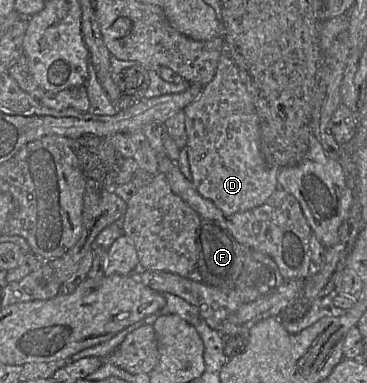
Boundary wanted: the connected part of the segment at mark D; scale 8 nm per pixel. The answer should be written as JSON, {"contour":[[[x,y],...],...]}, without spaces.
{"contour":[[[227,51],[219,58],[214,78],[204,86],[200,97],[187,105],[183,111],[192,184],[199,194],[211,200],[227,215],[245,212],[263,205],[278,189],[277,176],[280,168],[268,165],[263,157],[260,148],[260,121],[253,99]]]}

